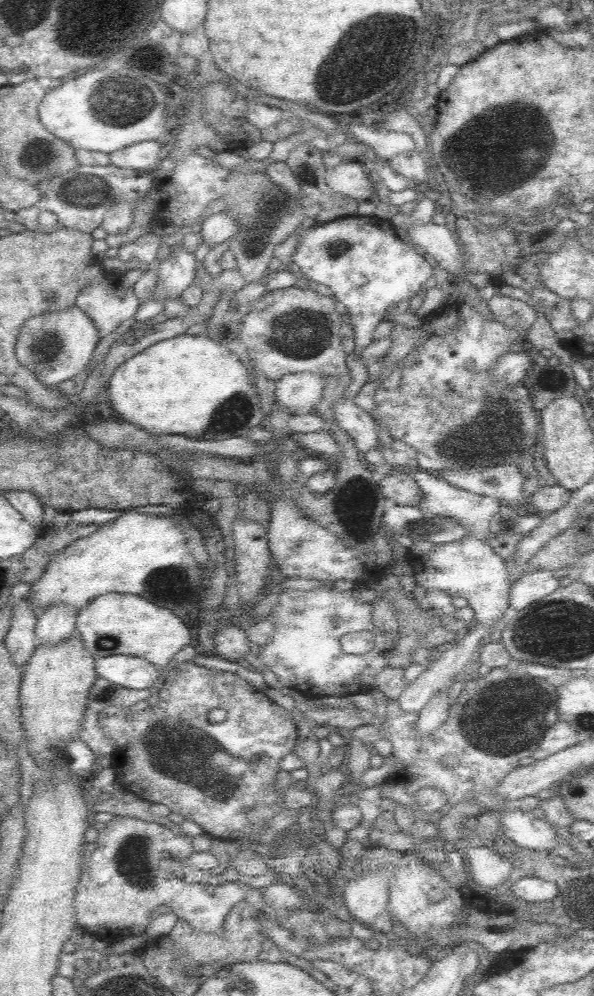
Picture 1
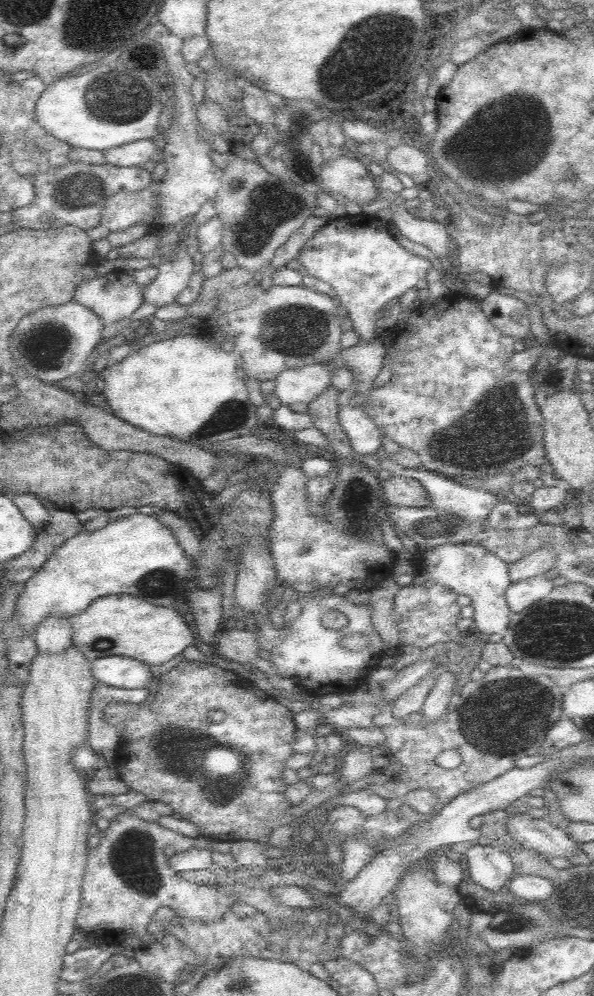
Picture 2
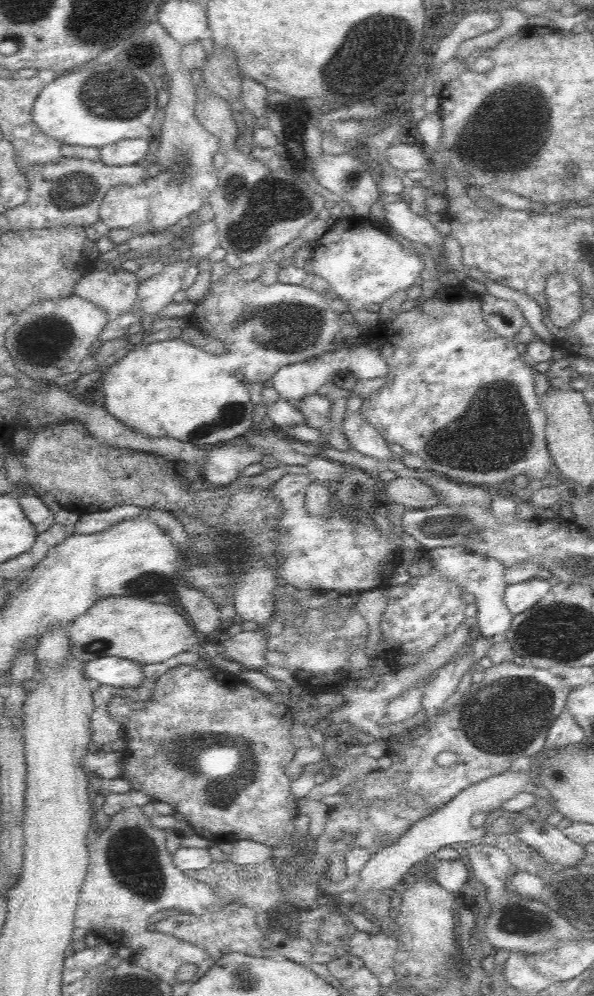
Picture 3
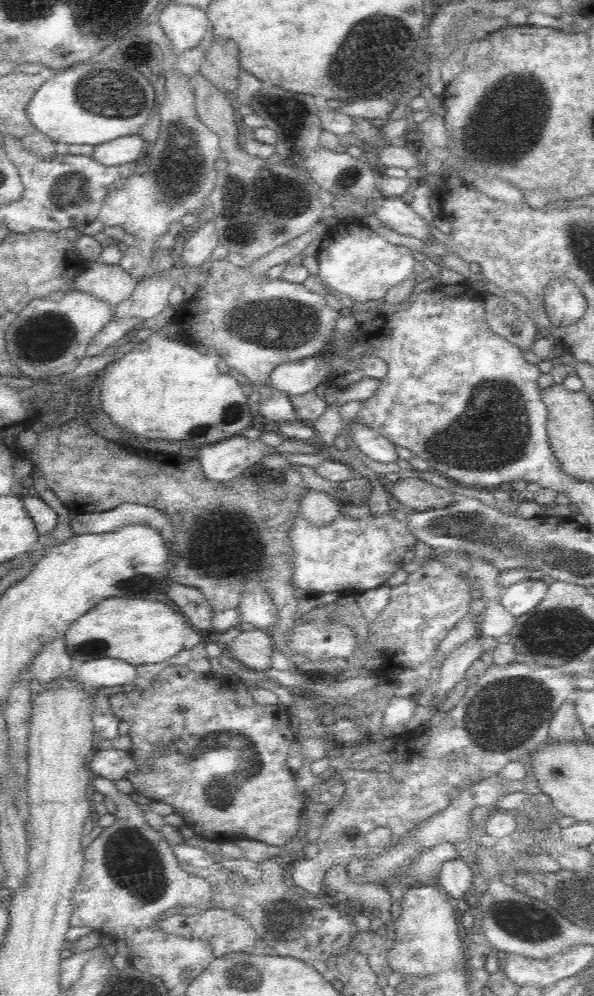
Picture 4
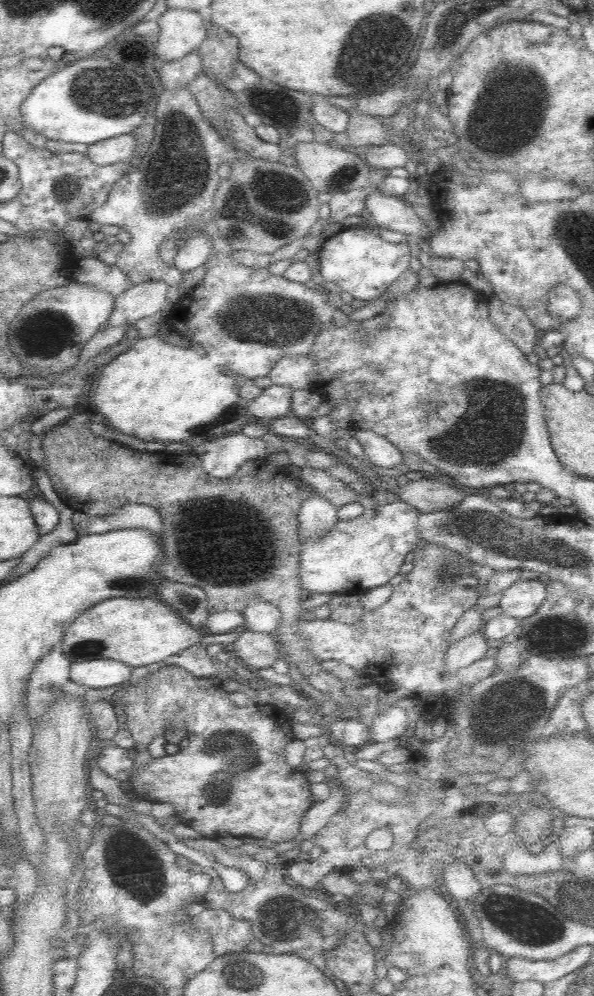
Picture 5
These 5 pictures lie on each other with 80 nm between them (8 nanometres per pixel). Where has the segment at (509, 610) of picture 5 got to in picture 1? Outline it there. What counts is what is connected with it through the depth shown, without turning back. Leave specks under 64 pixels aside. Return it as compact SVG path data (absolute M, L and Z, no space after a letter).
M540 570L518 578L511 584L508 596L511 612L522 611L557 591L560 578L561 573L552 570Z

